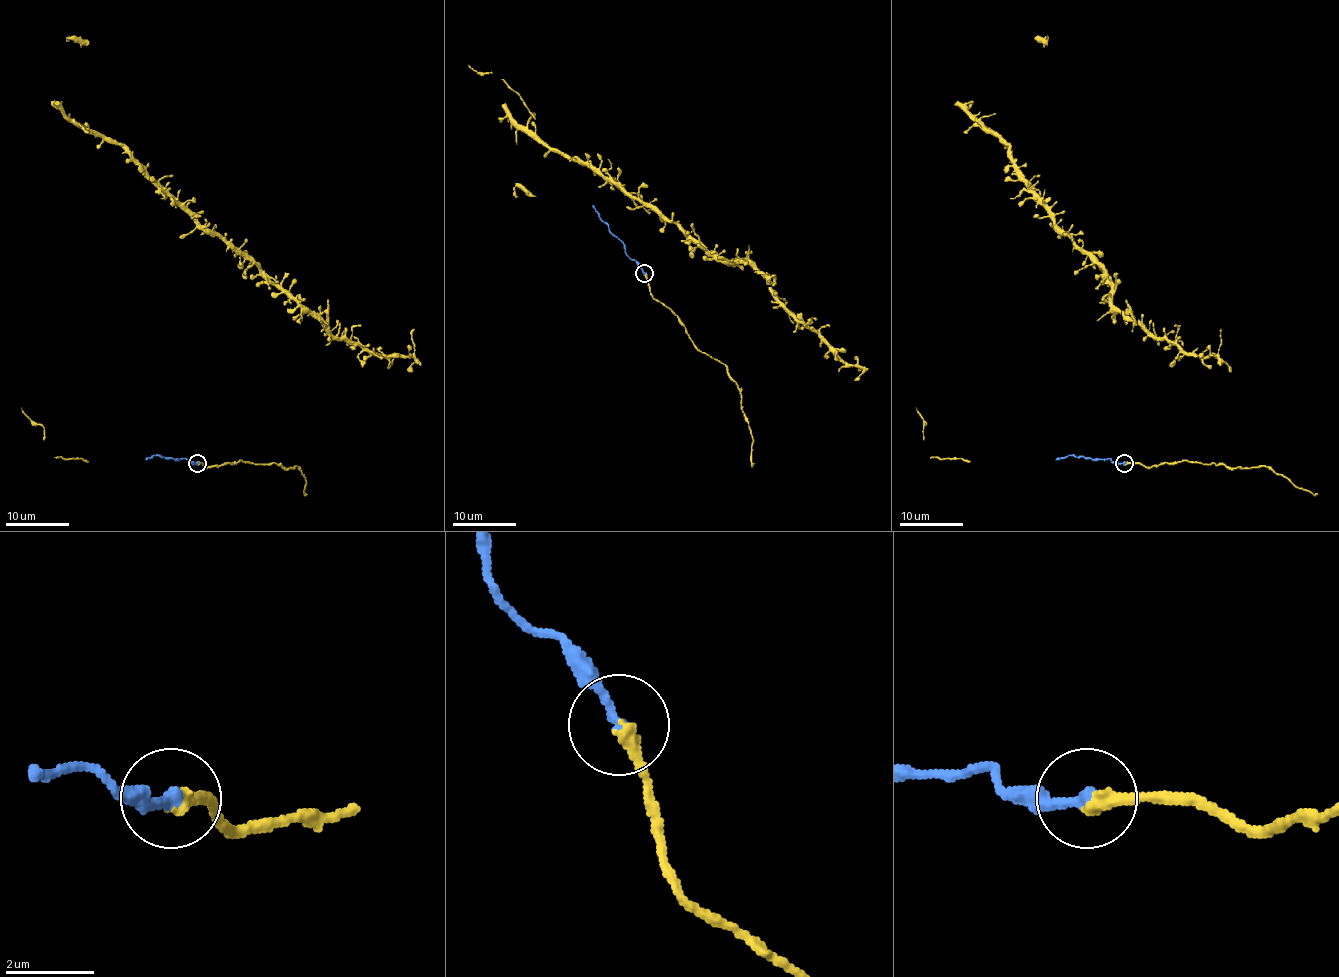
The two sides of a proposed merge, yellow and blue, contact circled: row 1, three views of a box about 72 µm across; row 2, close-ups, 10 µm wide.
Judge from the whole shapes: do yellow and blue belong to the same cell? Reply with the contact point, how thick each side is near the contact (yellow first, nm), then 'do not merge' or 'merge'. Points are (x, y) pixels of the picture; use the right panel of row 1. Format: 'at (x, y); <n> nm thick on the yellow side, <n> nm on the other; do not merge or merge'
at (1124, 463); 320 nm thick on the yellow side, 280 nm on the other; merge

